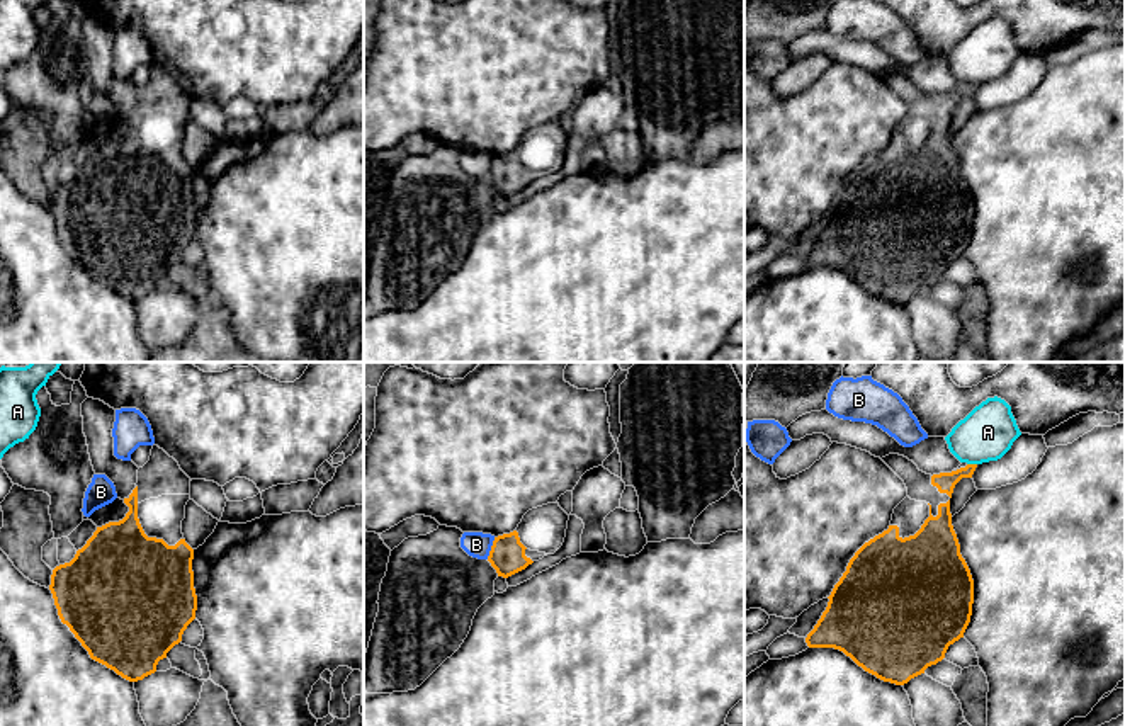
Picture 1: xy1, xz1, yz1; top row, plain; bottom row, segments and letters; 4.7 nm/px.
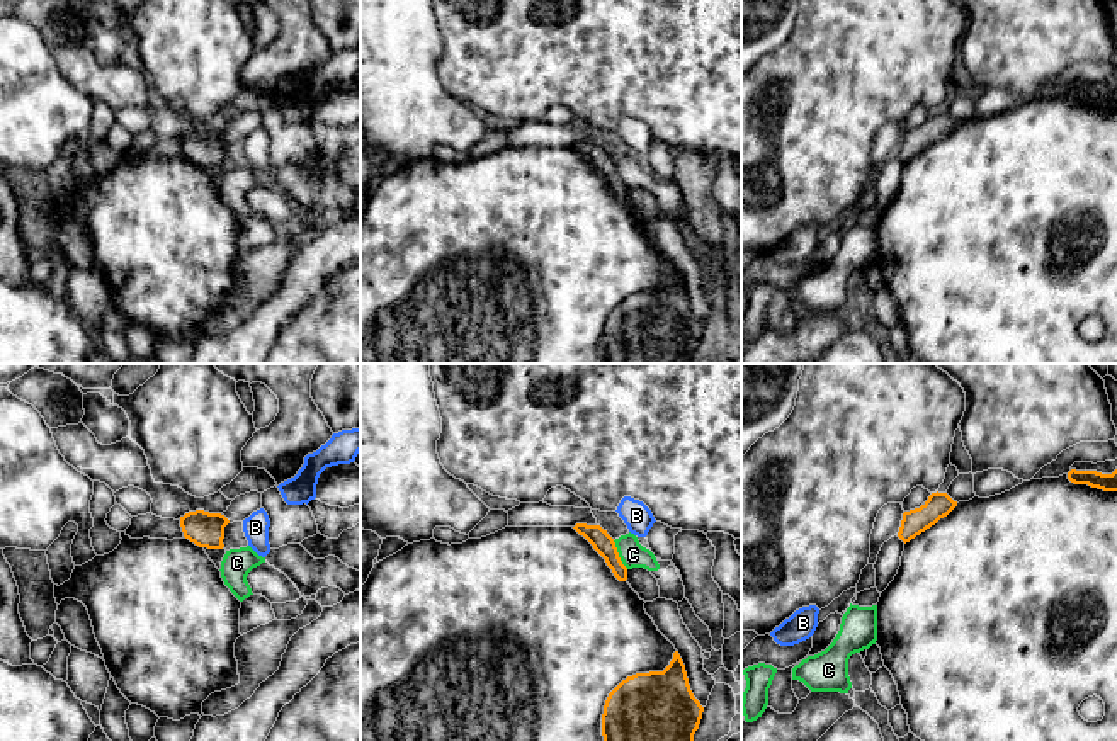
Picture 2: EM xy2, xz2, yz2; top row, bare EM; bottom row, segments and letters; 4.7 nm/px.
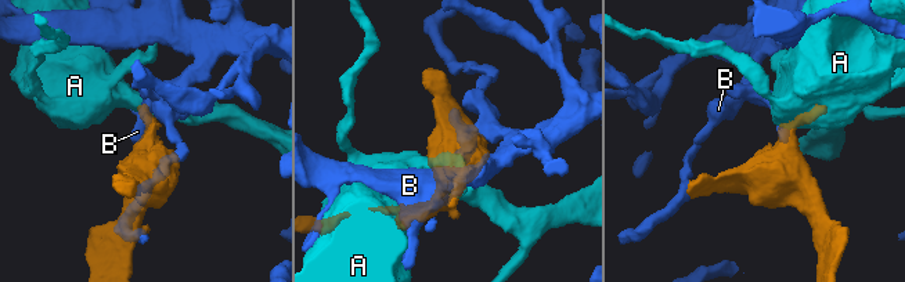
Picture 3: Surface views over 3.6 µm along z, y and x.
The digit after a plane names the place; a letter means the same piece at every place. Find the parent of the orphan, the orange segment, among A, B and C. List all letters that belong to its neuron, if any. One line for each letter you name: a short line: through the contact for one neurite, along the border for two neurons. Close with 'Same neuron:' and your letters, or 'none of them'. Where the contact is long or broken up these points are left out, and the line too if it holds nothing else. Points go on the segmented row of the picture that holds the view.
Same neuron: none of them

